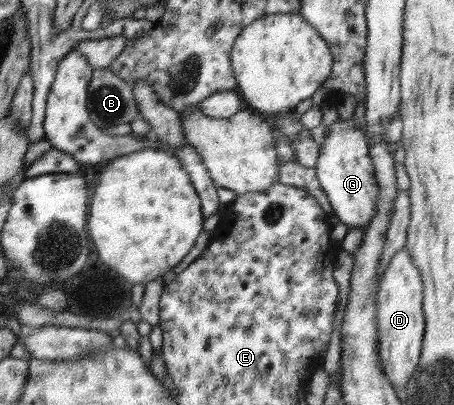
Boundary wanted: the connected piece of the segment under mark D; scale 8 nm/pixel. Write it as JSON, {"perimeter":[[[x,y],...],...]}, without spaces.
{"perimeter":[[[404,245],[393,255],[380,280],[377,294],[377,353],[379,363],[383,367],[385,377],[393,387],[400,389],[416,372],[417,363],[425,334],[425,315],[423,315],[423,279],[415,261],[409,255],[409,249]]]}

